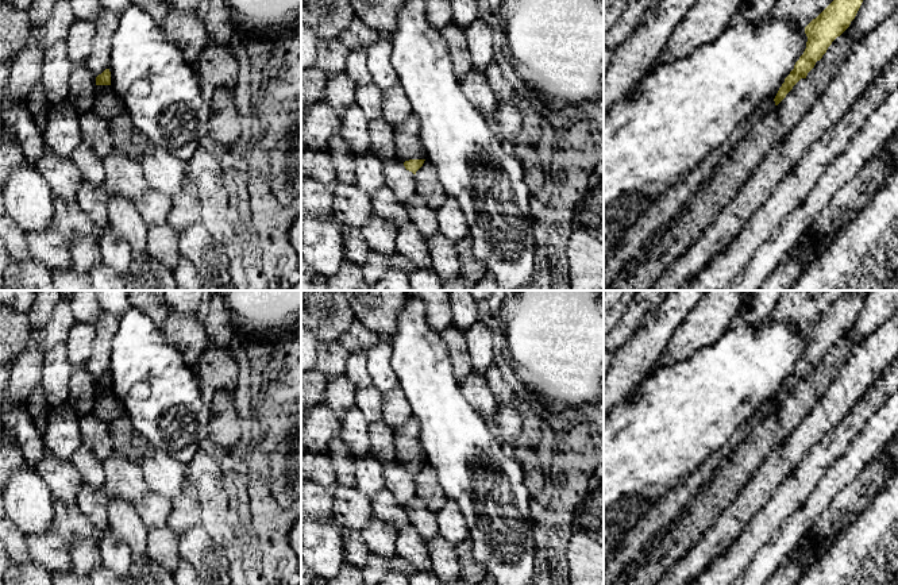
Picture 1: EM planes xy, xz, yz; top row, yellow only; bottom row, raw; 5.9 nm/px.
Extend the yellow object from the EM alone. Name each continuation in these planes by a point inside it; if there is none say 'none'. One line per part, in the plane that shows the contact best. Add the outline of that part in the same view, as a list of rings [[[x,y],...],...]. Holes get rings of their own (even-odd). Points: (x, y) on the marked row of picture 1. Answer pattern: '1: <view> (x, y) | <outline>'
1: xz (407, 134) | [[[412,112],[404,122],[393,127],[396,155],[402,162],[409,159],[425,159],[425,150],[420,138],[420,122]]]

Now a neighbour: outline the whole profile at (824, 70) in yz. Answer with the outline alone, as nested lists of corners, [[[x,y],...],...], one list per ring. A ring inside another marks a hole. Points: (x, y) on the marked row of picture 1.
[[[845,30],[805,78],[727,154],[679,212],[654,232],[605,290],[651,290],[714,220],[770,150],[801,122],[857,45]]]

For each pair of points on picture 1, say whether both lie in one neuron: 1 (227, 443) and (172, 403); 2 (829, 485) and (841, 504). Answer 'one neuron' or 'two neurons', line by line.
1: two neurons
2: two neurons

